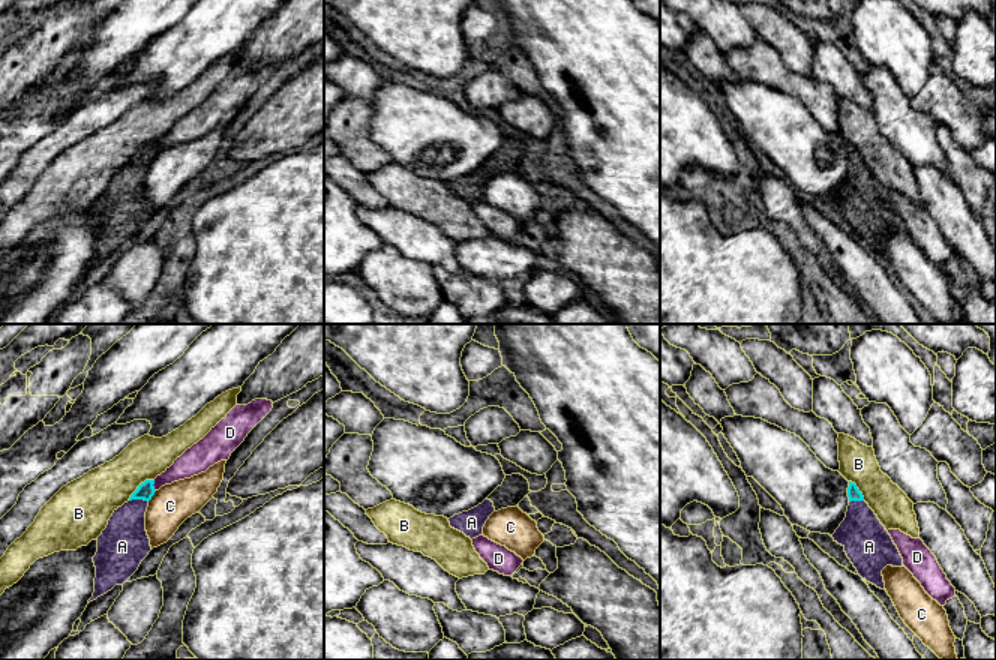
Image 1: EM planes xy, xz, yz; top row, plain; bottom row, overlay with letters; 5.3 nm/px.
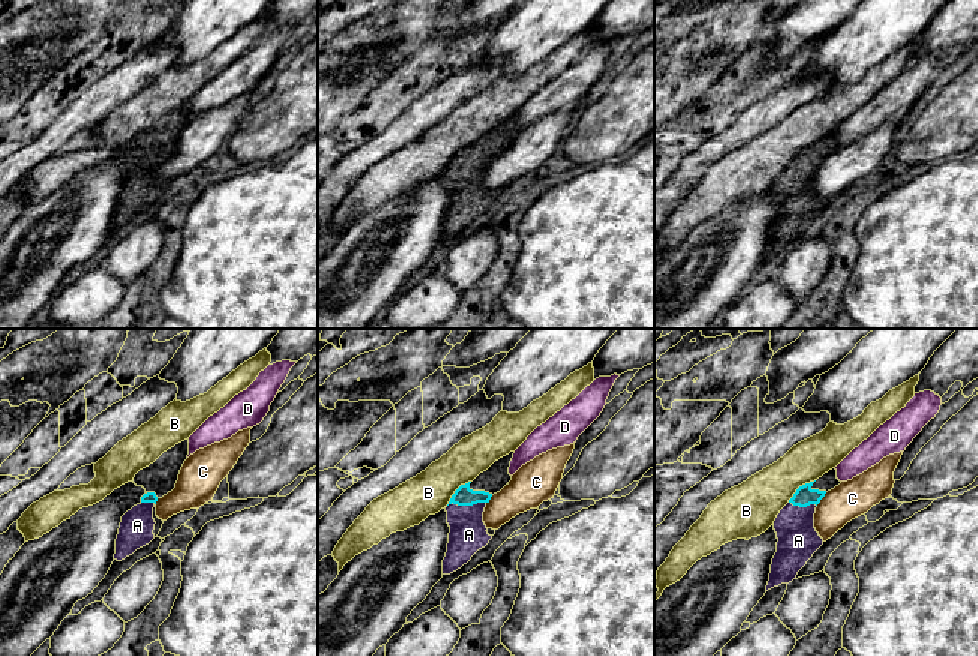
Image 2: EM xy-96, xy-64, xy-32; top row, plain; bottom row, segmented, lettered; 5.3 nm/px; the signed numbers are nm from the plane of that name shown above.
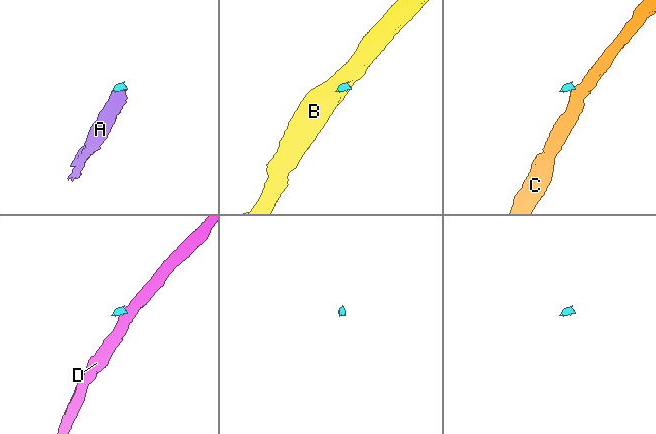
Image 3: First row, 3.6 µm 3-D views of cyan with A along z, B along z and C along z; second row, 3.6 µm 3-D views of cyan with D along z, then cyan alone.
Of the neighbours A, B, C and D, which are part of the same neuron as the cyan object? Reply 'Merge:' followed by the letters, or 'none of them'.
Merge: A

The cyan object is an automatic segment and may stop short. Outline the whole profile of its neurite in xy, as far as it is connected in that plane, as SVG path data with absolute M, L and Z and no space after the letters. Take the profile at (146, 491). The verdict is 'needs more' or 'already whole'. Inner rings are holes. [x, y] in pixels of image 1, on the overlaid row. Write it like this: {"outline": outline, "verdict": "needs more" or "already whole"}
{"outline": "M146 480L130 495L129 501L114 510L106 528L98 537L94 592L88 600L123 585L138 570L152 550L146 531L146 512L154 495L154 480Z", "verdict": "needs more"}

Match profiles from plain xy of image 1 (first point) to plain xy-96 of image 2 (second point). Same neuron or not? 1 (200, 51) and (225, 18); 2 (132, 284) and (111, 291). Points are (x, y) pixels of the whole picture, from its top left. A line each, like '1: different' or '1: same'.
1: same
2: different

